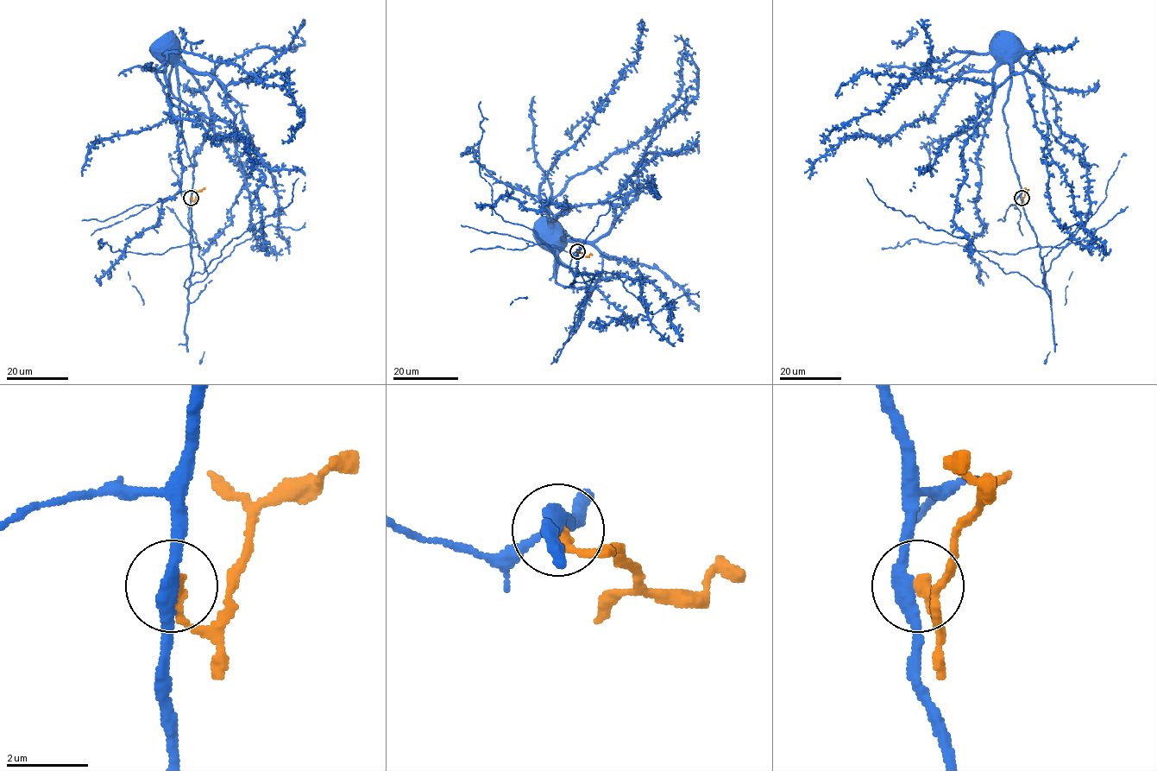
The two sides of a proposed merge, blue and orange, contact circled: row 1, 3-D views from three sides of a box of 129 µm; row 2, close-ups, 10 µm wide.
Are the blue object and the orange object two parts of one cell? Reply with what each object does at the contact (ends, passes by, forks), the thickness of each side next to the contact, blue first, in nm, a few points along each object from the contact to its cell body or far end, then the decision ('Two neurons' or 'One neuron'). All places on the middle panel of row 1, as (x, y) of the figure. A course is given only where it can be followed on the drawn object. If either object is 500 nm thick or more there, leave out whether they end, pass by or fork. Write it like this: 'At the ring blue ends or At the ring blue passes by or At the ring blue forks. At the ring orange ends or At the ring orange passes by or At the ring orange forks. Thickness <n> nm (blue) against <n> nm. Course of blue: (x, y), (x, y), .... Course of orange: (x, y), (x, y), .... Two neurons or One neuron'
At the ring blue passes by. At the ring orange ends. Thickness 340 nm (blue) against 320 nm. Course of blue: (577, 250), (580, 243), (564, 231), (562, 238), (559, 230), (551, 224). Course of orange: (577, 250), (585, 255), (592, 254). Two neurons

